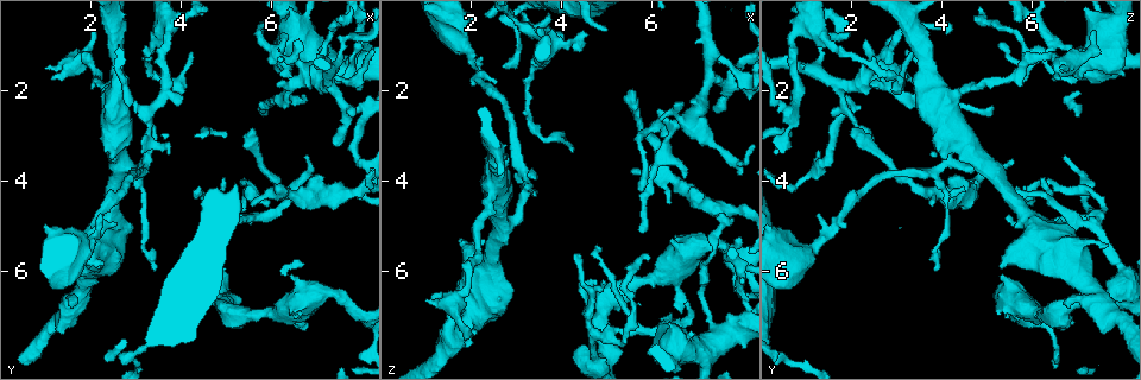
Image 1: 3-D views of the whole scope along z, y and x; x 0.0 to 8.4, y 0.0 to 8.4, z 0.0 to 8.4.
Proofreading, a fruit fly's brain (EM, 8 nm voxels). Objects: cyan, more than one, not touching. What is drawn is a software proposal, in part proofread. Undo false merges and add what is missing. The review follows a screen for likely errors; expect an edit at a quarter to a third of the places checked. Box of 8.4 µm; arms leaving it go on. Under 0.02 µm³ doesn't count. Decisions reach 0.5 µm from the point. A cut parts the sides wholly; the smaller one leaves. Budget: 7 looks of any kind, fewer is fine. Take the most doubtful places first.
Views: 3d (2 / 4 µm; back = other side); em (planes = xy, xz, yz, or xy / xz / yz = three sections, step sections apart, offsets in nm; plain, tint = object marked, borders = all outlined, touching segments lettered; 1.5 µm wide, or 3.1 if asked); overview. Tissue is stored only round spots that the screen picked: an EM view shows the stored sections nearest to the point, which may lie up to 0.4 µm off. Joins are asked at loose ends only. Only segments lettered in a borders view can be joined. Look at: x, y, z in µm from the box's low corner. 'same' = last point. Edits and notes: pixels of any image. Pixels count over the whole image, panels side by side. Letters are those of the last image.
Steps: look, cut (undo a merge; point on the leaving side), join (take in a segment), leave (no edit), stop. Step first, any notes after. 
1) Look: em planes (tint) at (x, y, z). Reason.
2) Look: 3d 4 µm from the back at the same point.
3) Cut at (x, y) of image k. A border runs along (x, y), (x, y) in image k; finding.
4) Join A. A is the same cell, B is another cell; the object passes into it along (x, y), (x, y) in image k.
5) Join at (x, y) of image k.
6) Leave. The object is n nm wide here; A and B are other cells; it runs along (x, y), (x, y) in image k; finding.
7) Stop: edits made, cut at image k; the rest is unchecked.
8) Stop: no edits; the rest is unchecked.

Look: em planes (borders) at (7.90, 2.45, 1.80). Sharp bend.

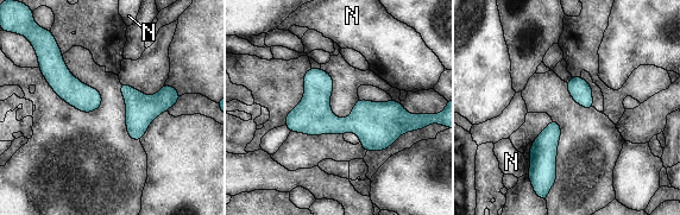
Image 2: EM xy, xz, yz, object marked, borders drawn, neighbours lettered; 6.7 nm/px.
Leave. N is another cell; it runs along (409, 119), (354, 124), (288, 122) in image 2; one cell here.

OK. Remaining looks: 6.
Look: em xz step 8 (borders) at (3.50, 2.85, 4.35). Branch stops here.

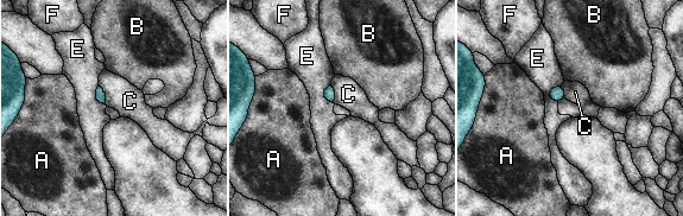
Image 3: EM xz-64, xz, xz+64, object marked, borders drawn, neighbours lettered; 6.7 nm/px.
Leave. The longest contact is with C, 140 nm; A, B, C, E and F are other cells; no lettered segment goes on from it.

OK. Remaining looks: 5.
Look: em planes (borders) at (6.25, 1.30, 2.65). A narrow waist.

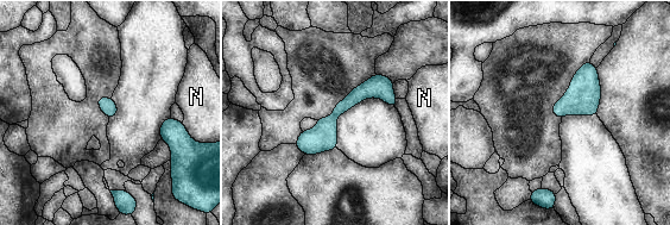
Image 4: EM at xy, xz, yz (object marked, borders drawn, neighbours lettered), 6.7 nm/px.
Leave. N is another cell; continuous, no second cell.

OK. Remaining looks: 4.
Stop: no edits; the rest is unchecked.

